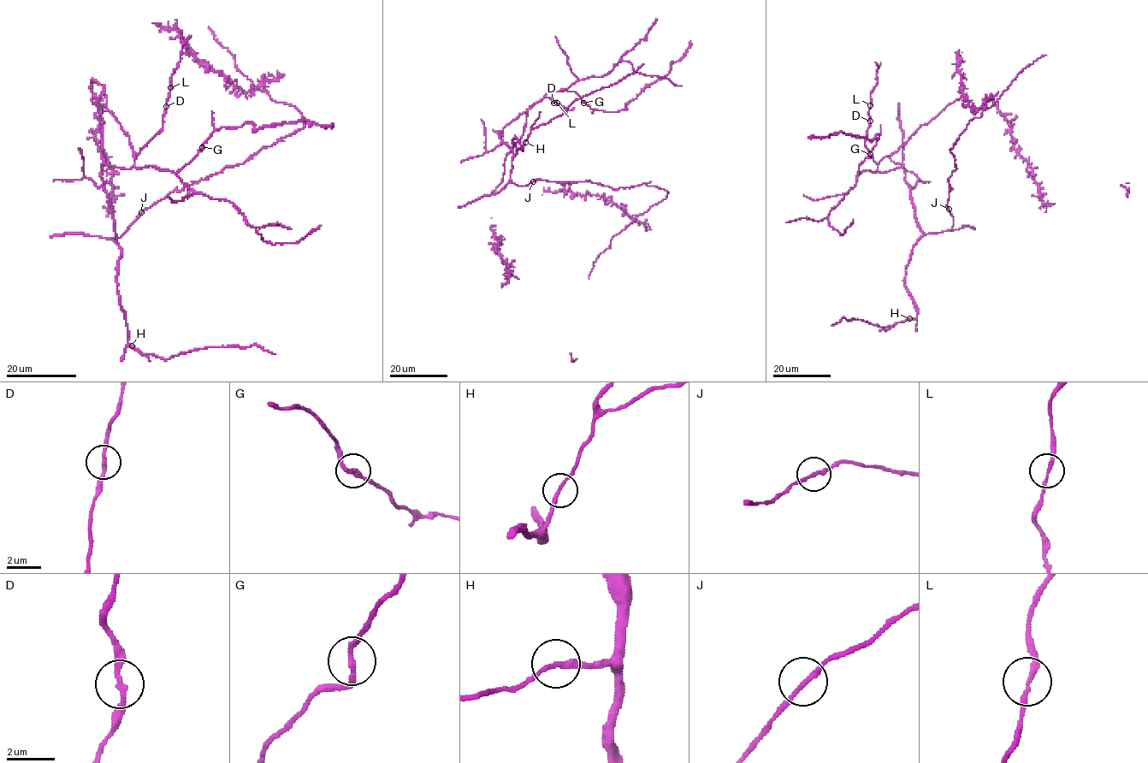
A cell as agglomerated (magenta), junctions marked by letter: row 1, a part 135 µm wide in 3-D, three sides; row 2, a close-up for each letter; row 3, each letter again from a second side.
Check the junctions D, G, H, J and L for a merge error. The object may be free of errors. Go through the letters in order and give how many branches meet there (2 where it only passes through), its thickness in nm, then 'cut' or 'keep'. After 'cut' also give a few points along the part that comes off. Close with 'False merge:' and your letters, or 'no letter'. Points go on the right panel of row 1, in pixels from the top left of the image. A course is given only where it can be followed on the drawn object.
D: 2 branches meet; 200 nm thick; keep
G: 2 branches meet; 200 nm thick; keep
H: 2 branches meet; 200 nm thick; keep
J: 2 branches meet; 200 nm thick; keep
L: 2 branches meet; 180 nm thick; keep
False merge: no letter

